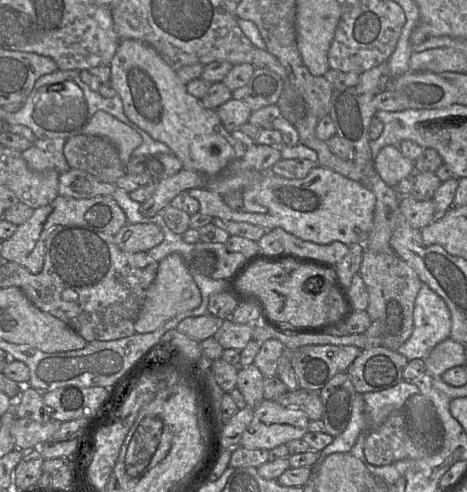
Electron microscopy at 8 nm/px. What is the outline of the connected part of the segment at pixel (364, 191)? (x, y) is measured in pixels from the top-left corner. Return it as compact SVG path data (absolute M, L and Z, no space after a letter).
M320 165L303 179L287 179L272 173L272 170L266 173L257 195L257 202L267 208L266 213L233 210L219 194L207 187L192 188L187 192L199 202L199 212L212 219L248 222L266 230L281 227L302 240L317 244L334 241L347 245L365 244L373 226L376 203L375 195L363 185Z

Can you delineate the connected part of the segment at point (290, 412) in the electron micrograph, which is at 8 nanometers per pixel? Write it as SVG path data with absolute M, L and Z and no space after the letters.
M263 400L242 434L240 446L270 450L291 440L302 439L308 432L309 418L301 408L288 408L276 400Z

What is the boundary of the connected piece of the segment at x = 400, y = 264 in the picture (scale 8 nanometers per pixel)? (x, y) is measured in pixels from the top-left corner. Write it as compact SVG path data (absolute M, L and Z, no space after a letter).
M365 249L359 274L363 279L369 303L366 309L371 321L381 324L382 346L397 350L411 336L414 329L414 304L423 285L415 270L402 258L392 253L377 253Z

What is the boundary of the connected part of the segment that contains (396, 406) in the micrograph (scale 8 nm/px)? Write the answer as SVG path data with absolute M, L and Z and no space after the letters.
M402 380L393 387L363 393L366 429L368 426L378 427L392 412L404 410L406 401L419 392L417 386Z

